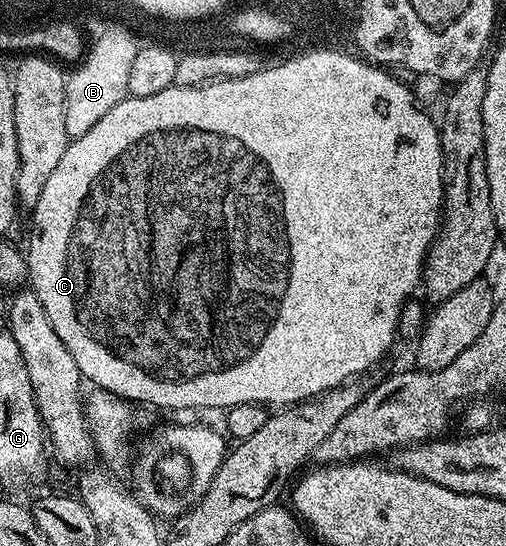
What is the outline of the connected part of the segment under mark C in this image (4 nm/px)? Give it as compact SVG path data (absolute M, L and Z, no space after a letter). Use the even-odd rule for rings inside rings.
M331 49L331 51L313 51L313 52L311 52L311 53L310 53L310 55L297 55L297 56L295 56L295 57L294 57L294 59L293 59L293 63L281 63L281 64L279 64L279 65L278 65L278 67L277 67L277 71L268 71L268 69L262 69L262 70L260 70L260 71L257 71L257 72L256 72L256 73L254 73L254 74L253 74L253 76L251 76L251 77L250 77L250 78L247 78L247 79L219 79L219 80L216 80L216 82L214 82L214 83L213 83L213 84L212 84L212 85L206 85L206 86L204 86L204 87L179 87L179 86L176 86L176 85L174 85L174 86L171 86L171 87L168 87L168 88L167 88L167 89L166 89L166 90L165 90L165 93L164 93L164 95L156 95L156 96L155 96L155 97L139 97L139 98L138 98L138 99L135 99L135 98L132 98L132 97L129 97L129 98L126 98L126 100L125 100L125 102L124 102L124 103L120 103L120 104L119 104L119 105L115 105L115 109L111 109L111 113L107 113L107 117L103 117L103 121L99 121L99 122L98 122L98 123L97 123L97 124L95 124L95 125L94 125L94 127L92 127L92 128L91 128L91 129L87 129L87 133L86 133L86 134L85 134L85 135L78 135L78 136L76 136L76 138L74 138L74 139L73 139L73 140L72 140L72 142L70 142L70 145L69 145L69 148L68 148L68 149L67 149L67 150L65 150L65 152L64 152L64 153L63 153L63 161L59 161L59 165L55 165L55 173L51 173L51 177L47 177L47 185L43 185L43 193L39 193L39 201L38 201L38 202L37 202L37 205L36 205L36 207L34 207L34 208L32 208L32 211L31 211L31 215L33 215L33 232L31 232L31 233L30 233L30 235L29 235L29 247L28 247L28 246L27 246L27 258L28 258L28 261L29 261L29 278L28 278L28 280L27 280L27 283L28 283L28 286L29 286L29 287L30 287L30 288L31 288L31 289L32 289L32 290L33 290L33 291L34 291L34 292L35 292L35 294L37 294L37 296L38 296L38 297L39 297L39 301L40 301L40 302L41 302L41 304L42 304L42 305L43 305L43 309L47 309L47 317L51 317L51 325L55 325L55 333L59 333L59 334L60 334L60 335L61 335L61 336L62 336L62 337L63 337L63 345L67 345L67 349L71 349L71 357L75 357L75 358L76 358L76 359L77 359L77 364L78 364L78 365L79 365L79 369L80 369L80 370L81 370L81 374L82 374L82 376L84 376L84 378L85 378L85 379L86 379L86 380L88 380L88 382L89 382L89 379L90 379L90 381L91 381L91 382L93 382L93 385L99 385L99 387L100 387L100 390L103 390L103 391L111 391L111 392L114 392L114 393L116 393L116 395L117 395L117 396L118 396L118 397L120 397L120 399L127 399L127 400L130 400L130 401L138 401L138 400L137 400L137 399L149 399L149 403L150 403L150 405L151 405L151 406L153 406L153 407L221 407L221 408L220 408L220 409L228 409L228 408L230 408L230 407L234 407L234 406L235 406L235 405L243 405L243 404L244 404L244 403L246 403L246 401L269 401L269 400L265 400L265 399L289 399L289 400L285 400L285 401L308 401L308 400L310 400L310 399L312 399L312 398L314 398L314 397L316 397L316 396L319 396L319 395L324 395L324 394L325 394L325 392L326 392L326 391L329 391L329 390L331 390L331 389L332 389L332 387L337 387L337 386L338 386L338 385L340 385L340 384L341 384L341 383L348 383L348 382L350 382L350 381L353 381L353 380L356 380L356 379L357 379L357 378L358 378L358 377L360 377L360 376L362 376L362 375L364 375L364 374L366 374L366 372L368 372L368 371L369 371L369 370L370 370L370 369L373 369L373 368L369 368L369 367L373 367L373 366L375 366L375 365L376 365L376 363L377 363L377 362L379 362L379 361L380 361L380 359L381 359L381 358L383 358L383 357L384 357L384 355L385 355L385 354L387 354L387 353L388 353L388 351L389 351L389 346L391 346L391 345L392 345L392 343L393 343L393 339L394 339L394 340L396 340L396 339L397 339L397 338L398 338L398 323L399 323L399 321L400 321L400 315L401 315L401 309L402 309L402 307L403 307L403 306L404 306L404 305L405 305L405 302L406 302L406 300L412 300L412 299L413 299L413 298L414 298L414 296L416 296L416 295L417 295L417 294L418 294L418 291L419 291L419 288L420 288L420 287L421 287L421 286L422 286L422 283L423 283L423 272L424 272L424 269L425 269L425 258L427 258L427 256L429 256L429 248L430 248L430 247L432 247L432 245L433 245L433 241L434 241L434 239L436 239L436 238L437 238L437 233L438 233L438 230L439 230L439 224L440 224L440 222L441 222L441 220L442 220L442 218L443 218L443 204L444 204L444 202L445 202L445 158L444 158L444 157L443 157L443 153L442 153L442 152L441 152L441 132L440 132L440 130L439 130L439 127L438 127L438 124L437 124L437 123L436 123L436 122L435 122L435 119L432 119L432 117L431 117L431 116L429 116L429 115L428 115L428 113L427 113L427 112L425 112L425 111L424 111L424 109L423 109L423 108L421 108L421 107L420 107L420 105L419 105L419 104L417 104L417 99L416 99L416 97L415 97L415 96L413 96L413 95L412 95L412 93L411 93L411 92L409 92L409 87L408 87L408 85L407 85L407 84L405 84L405 83L400 83L400 81L399 81L399 80L397 80L397 79L396 79L396 77L395 77L395 76L393 76L393 75L388 75L388 73L387 73L387 72L385 72L385 71L388 71L388 70L385 70L385 69L382 69L382 68L381 68L381 67L380 67L380 66L377 66L377 65L374 65L374 64L373 64L373 63L372 63L372 62L369 62L369 61L366 61L366 60L365 60L365 59L364 59L364 58L361 58L361 57L358 57L358 58L353 58L353 57L352 57L352 56L350 56L350 55L348 55L348 54L346 54L346 53L342 53L342 52L341 52L341 51L340 51L340 50L337 50L337 49Z

